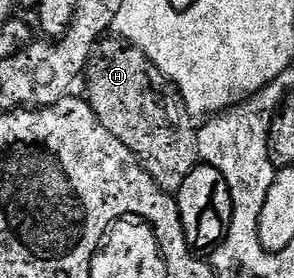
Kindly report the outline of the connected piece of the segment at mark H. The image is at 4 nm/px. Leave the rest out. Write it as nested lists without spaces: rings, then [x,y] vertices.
[[[115,36],[105,37],[92,51],[92,56],[88,59],[87,78],[86,100],[98,116],[102,128],[106,128],[106,132],[111,132],[113,136],[118,136],[118,140],[122,140],[122,144],[126,144],[126,148],[134,152],[134,156],[154,180],[154,184],[158,184],[158,188],[169,192],[180,190],[182,180],[186,180],[186,176],[190,176],[190,172],[197,166],[200,153],[196,143],[198,126],[197,123],[192,123],[195,122],[193,115],[189,114],[179,90],[169,82],[165,74],[158,72],[156,65],[141,50]]]

